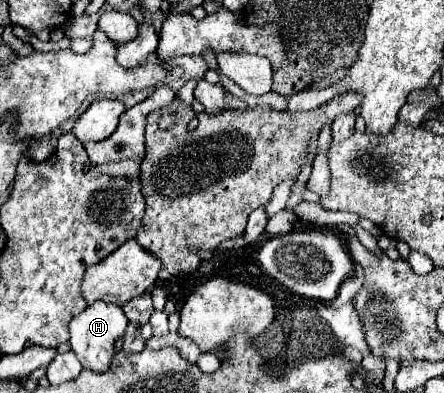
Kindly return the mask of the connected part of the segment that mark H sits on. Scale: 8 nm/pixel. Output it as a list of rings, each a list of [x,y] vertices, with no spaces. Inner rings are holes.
[[[95,302],[87,306],[81,314],[73,316],[69,322],[69,332],[71,332],[69,344],[75,356],[79,358],[81,366],[93,372],[107,372],[111,358],[115,354],[115,342],[123,336],[127,322],[129,320],[123,314],[123,310],[117,304],[107,304],[107,302]]]

